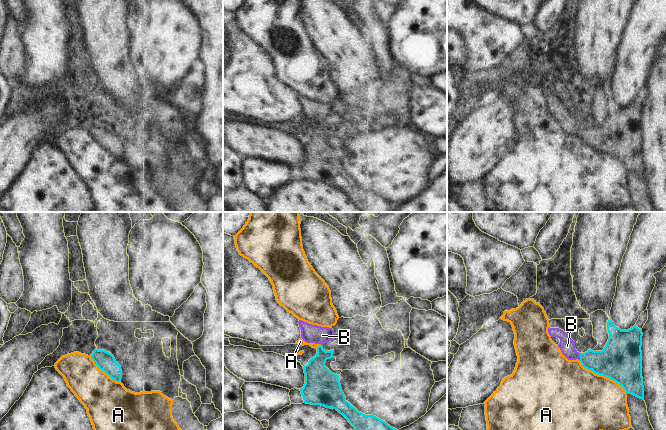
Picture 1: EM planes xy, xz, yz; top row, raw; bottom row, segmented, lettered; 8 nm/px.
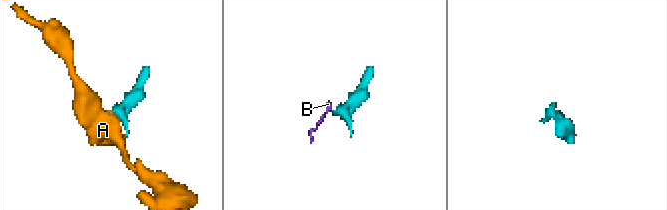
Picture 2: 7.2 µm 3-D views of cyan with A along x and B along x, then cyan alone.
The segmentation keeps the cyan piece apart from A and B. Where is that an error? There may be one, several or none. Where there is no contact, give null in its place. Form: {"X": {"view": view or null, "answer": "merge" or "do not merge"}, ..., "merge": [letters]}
{"A": {"view": "yz", "answer": "do not merge"}, "B": {"view": "yz", "answer": "merge"}, "merge": ["B"]}

